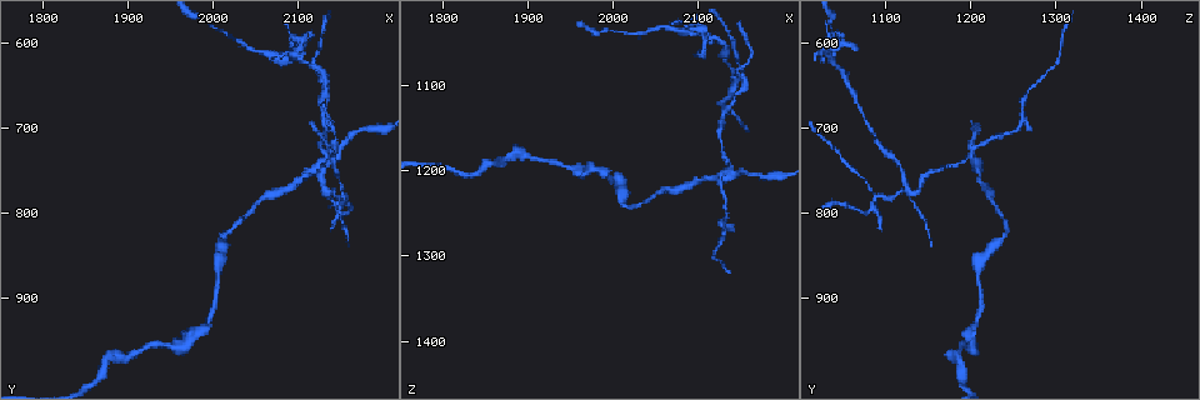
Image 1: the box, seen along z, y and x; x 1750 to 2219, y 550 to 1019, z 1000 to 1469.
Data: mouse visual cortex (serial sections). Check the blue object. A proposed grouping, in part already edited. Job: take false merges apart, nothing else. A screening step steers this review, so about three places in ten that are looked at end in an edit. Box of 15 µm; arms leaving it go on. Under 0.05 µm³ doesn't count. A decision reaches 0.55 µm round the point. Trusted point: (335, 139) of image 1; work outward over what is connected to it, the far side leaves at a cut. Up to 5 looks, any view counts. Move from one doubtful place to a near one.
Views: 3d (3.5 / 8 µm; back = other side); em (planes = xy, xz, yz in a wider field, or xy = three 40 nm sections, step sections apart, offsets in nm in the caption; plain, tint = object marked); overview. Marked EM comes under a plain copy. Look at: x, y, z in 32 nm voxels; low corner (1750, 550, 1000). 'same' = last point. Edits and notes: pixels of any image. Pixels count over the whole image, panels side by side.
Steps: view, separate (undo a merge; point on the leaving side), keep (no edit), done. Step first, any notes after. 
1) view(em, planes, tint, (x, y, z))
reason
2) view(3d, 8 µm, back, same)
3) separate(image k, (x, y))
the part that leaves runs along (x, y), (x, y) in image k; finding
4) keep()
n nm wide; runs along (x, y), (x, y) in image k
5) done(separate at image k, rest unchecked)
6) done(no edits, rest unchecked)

view(3d, 3.5 µm, (2135, 770, 1125))
abrupt turn

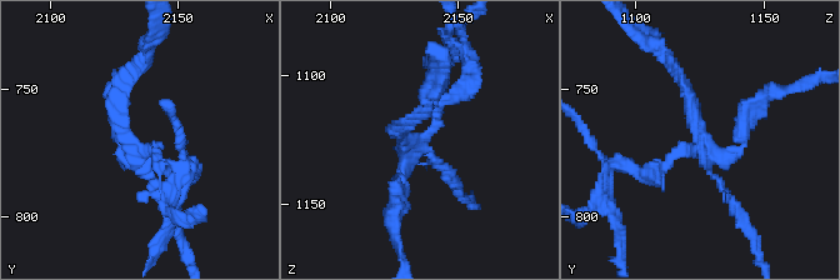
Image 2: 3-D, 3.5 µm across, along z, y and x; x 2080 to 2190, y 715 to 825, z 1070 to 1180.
view(em, xy, step 1, tint, (2130, 771, 1125))
shape alone is not enough

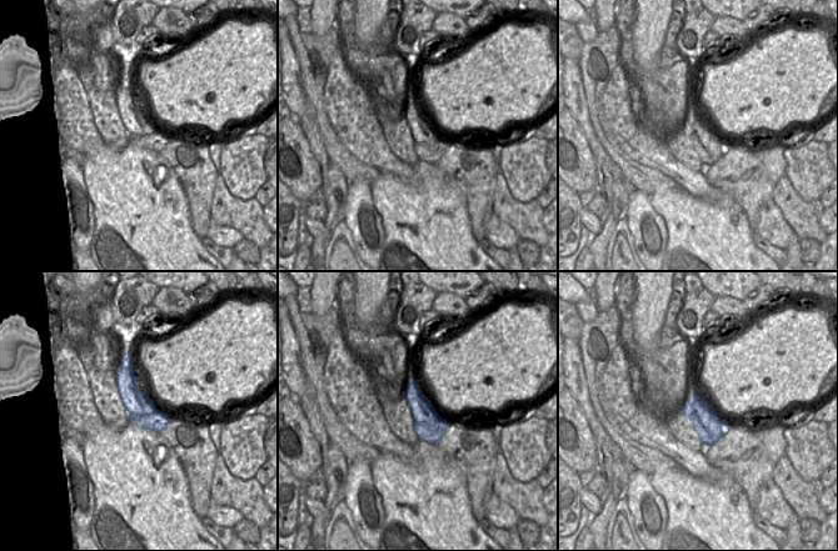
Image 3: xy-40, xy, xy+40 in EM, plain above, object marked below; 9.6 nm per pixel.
separate(image 2, (158, 165))
the part that leaves runs along (708, 150), (726, 158), (755, 104), (788, 89) in image 2; a second cell is stuck on

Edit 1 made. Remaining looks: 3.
view(overview)

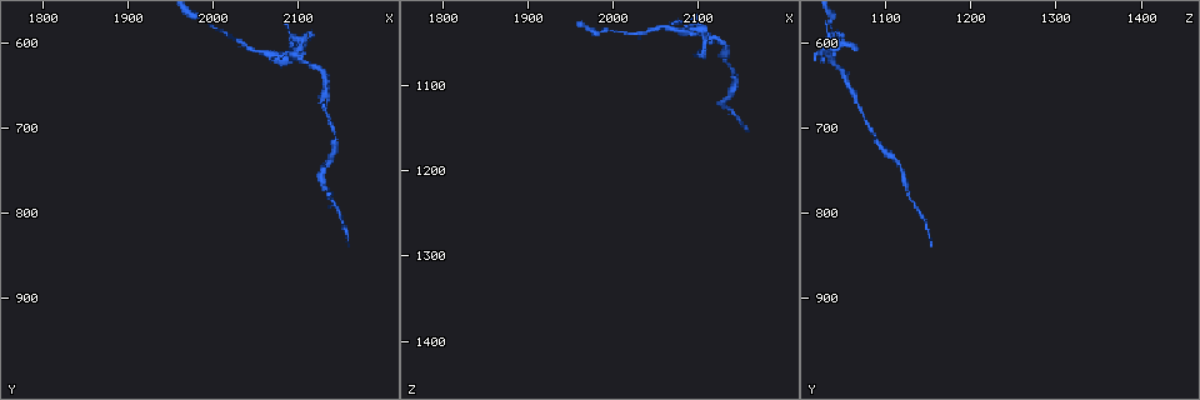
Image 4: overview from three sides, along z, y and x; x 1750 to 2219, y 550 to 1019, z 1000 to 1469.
view(3d, 3.5 µm, (2105, 615, 1040))
three-way junction

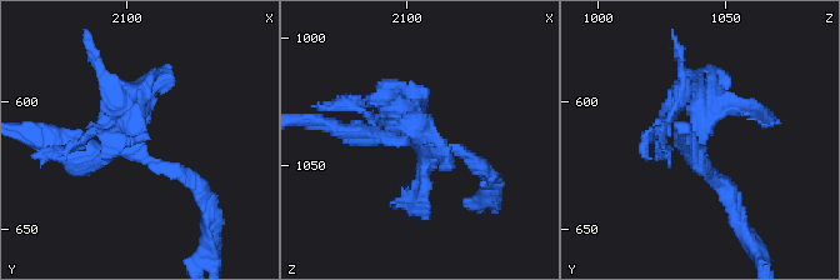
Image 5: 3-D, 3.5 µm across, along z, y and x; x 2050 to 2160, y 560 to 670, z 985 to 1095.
view(em, xy, step 1, tint, same)

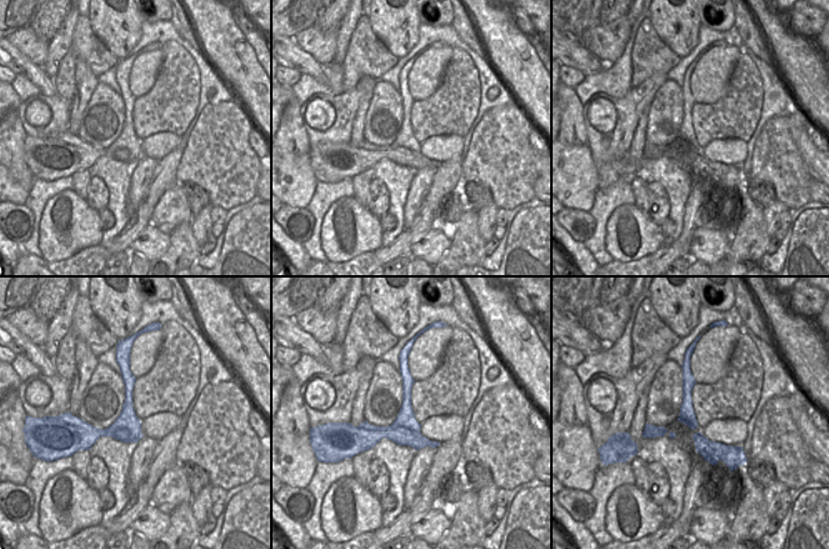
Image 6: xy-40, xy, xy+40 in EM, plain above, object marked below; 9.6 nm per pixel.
keep()
280 nm wide; runs along (200, 194), (139, 148), (58, 140) in image 5; continuous, no second cell

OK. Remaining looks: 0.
done(separate at image 2, rest unchecked)

